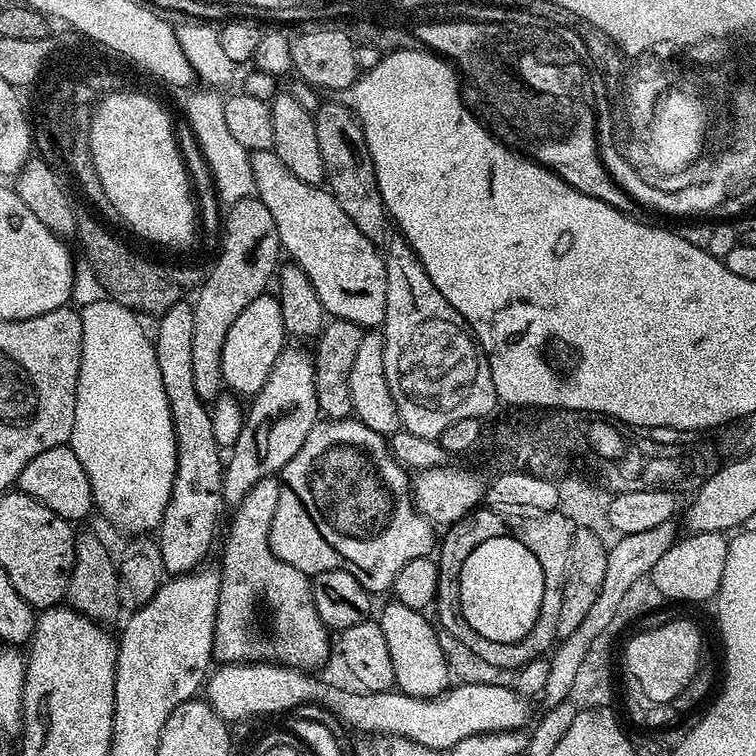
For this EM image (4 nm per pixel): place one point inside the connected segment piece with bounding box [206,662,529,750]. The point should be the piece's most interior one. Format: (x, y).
(235, 691)

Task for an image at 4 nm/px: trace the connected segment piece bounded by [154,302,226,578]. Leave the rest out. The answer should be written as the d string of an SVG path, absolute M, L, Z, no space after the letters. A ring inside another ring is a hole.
M179 302L176 305L159 317L156 332L154 331L154 343L156 346L156 357L158 358L158 374L162 374L162 386L166 390L166 398L170 402L170 414L172 415L172 425L174 426L174 434L176 435L176 473L174 474L174 482L172 483L172 493L170 498L166 502L166 510L162 514L160 519L160 527L158 529L158 543L162 554L162 566L165 573L169 577L175 578L177 576L184 576L187 572L194 572L197 568L201 567L205 563L204 560L208 556L208 551L212 548L212 543L216 540L216 523L220 520L220 511L226 507L226 501L224 498L224 469L225 465L220 464L220 455L222 455L222 449L219 444L216 443L214 438L214 430L212 429L212 413L209 405L202 398L198 398L198 390L194 390L194 365L193 365L193 347L194 347L194 314L193 305L187 302Z

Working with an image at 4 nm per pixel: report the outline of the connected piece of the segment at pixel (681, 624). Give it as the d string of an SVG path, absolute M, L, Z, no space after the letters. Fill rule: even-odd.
M668 618L665 619L663 624L659 624L657 628L645 628L637 631L637 633L637 636L624 648L624 664L628 667L629 674L636 679L636 684L640 687L641 692L639 692L639 695L643 699L658 702L659 704L671 704L674 697L682 694L682 690L686 690L690 678L694 678L694 674L702 667L700 632L688 620Z

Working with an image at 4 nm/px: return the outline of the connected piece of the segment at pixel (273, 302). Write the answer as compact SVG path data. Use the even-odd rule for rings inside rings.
M265 294L254 298L230 326L222 346L222 380L237 397L255 398L272 372L274 362L286 347L286 333L282 322L280 301L275 295ZM285 340L285 341L284 341Z

